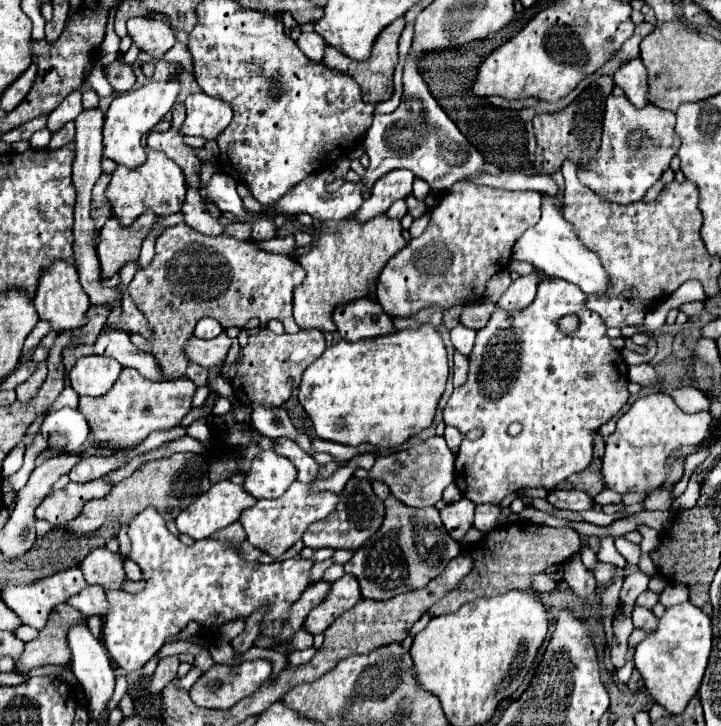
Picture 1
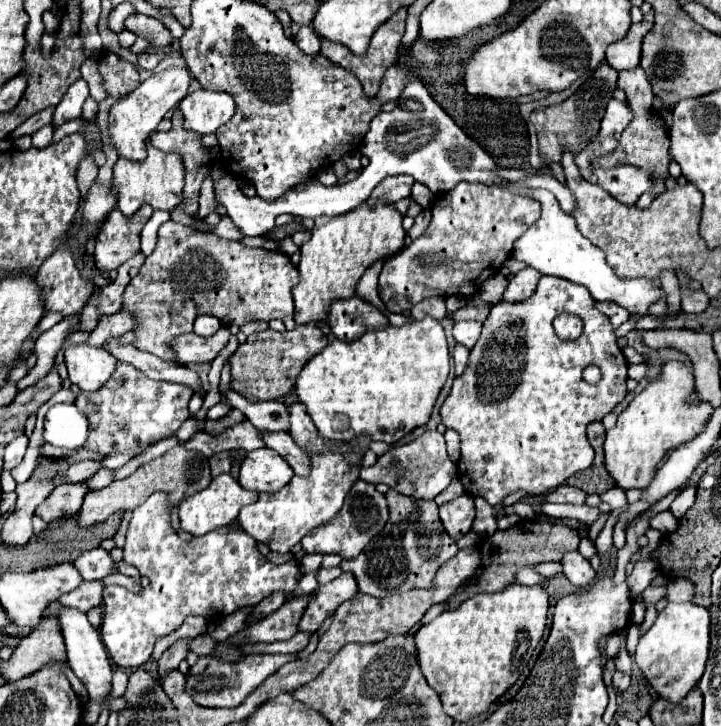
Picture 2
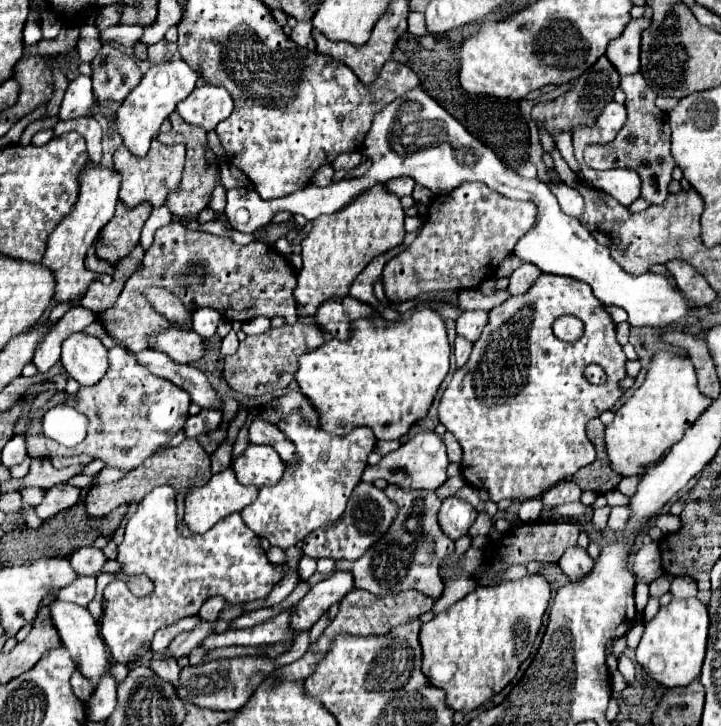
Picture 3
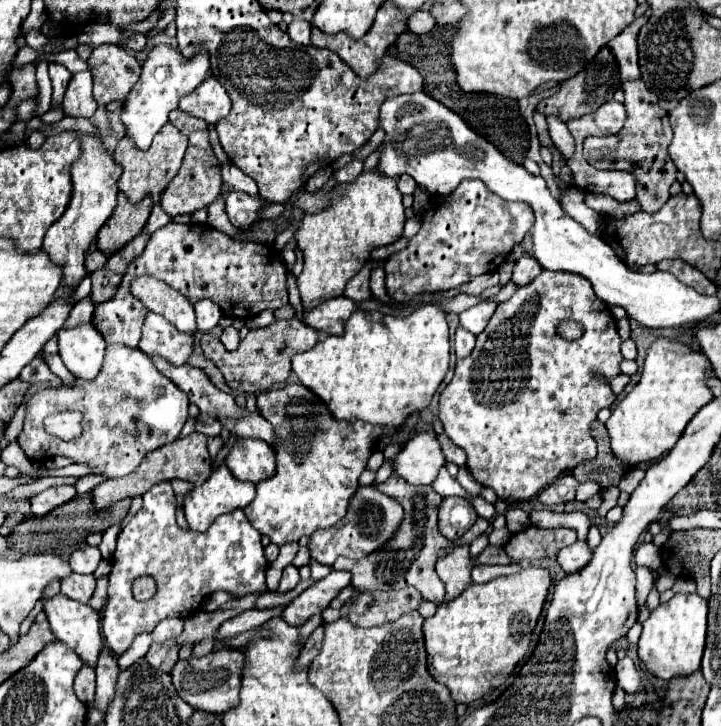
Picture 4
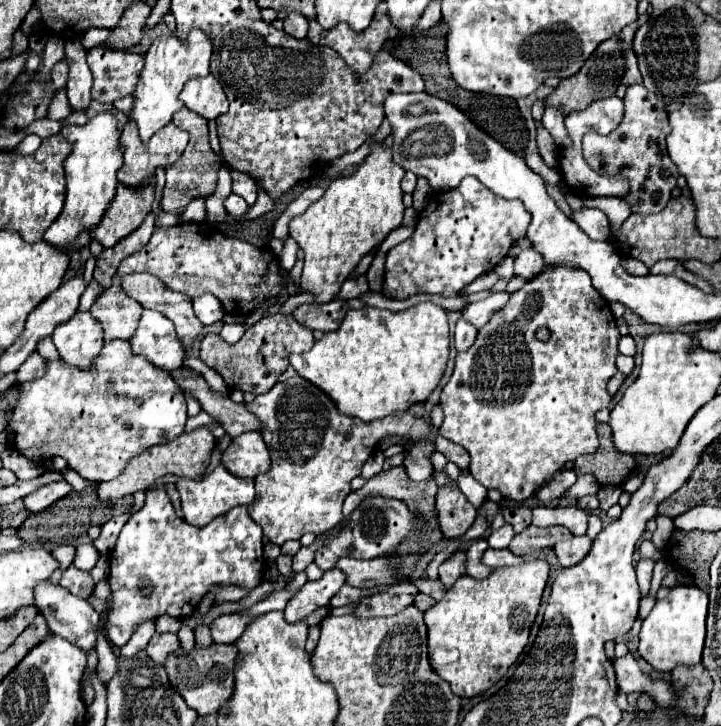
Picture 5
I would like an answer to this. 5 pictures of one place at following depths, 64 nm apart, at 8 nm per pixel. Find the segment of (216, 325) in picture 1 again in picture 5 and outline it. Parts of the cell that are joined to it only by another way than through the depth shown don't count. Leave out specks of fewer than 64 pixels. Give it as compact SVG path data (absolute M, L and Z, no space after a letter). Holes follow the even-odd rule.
M212 294L196 296L196 298L192 298L192 304L194 304L194 314L206 326L218 322L224 316L224 308L222 308L220 300L216 296L212 296Z

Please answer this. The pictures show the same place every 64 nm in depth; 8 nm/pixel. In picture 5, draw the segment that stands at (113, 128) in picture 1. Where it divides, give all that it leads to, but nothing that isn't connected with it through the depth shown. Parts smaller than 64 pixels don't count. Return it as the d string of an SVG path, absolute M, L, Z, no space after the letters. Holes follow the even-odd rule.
M190 30L186 40L180 40L174 32L170 36L158 36L146 54L146 64L140 74L140 82L134 90L134 108L128 118L138 124L138 132L142 140L148 140L154 132L166 126L172 116L184 108L182 100L178 100L186 80L192 76L206 76L210 72L210 56L212 56L210 36L202 30Z

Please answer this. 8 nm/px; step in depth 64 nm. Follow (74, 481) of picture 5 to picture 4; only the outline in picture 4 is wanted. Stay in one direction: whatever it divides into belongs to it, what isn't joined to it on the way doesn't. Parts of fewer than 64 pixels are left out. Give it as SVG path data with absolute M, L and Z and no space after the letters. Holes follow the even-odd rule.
M89 475L81 477L77 480L74 487L78 495L82 495L91 492L95 486L107 480L104 475Z

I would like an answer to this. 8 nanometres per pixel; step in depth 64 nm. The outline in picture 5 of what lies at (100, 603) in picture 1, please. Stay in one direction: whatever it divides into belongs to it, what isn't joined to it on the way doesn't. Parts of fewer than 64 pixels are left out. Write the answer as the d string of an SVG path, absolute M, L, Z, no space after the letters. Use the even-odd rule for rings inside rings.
M70 564L70 566L62 572L60 586L64 586L66 590L74 592L74 594L80 596L80 598L86 598L86 596L94 590L94 584L92 584L90 574L84 572L84 570L78 570L74 564Z

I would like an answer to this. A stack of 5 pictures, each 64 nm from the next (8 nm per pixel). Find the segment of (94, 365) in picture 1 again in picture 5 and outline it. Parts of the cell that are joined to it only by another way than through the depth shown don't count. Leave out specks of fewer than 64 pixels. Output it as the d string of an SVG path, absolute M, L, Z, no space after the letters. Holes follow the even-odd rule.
M78 310L70 320L60 322L52 334L58 354L78 368L90 368L104 340L102 324L88 312Z

